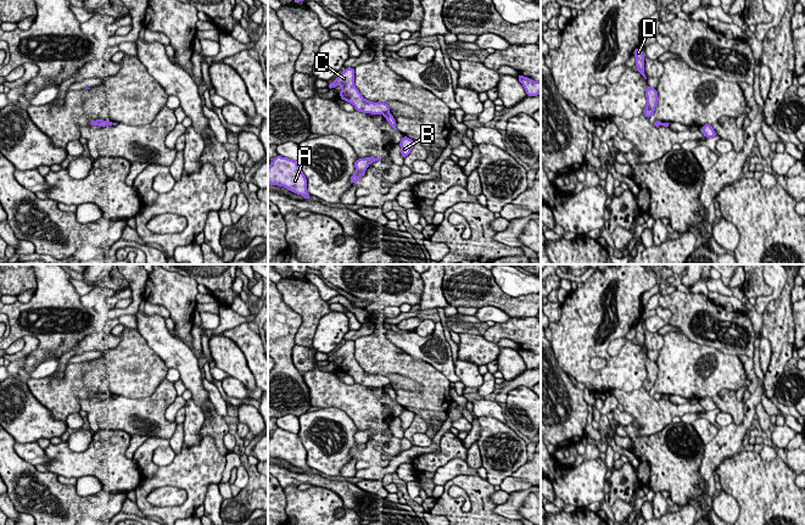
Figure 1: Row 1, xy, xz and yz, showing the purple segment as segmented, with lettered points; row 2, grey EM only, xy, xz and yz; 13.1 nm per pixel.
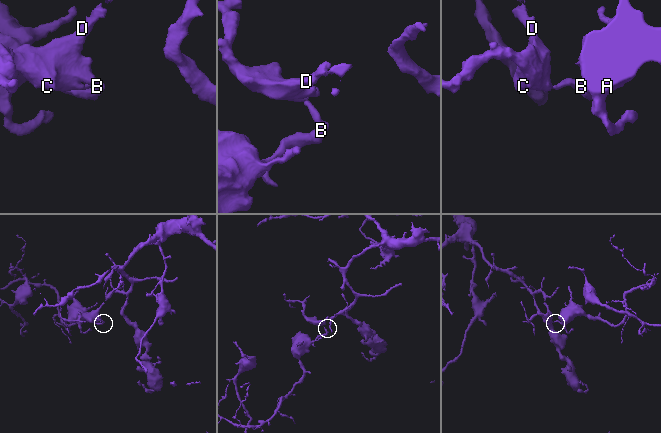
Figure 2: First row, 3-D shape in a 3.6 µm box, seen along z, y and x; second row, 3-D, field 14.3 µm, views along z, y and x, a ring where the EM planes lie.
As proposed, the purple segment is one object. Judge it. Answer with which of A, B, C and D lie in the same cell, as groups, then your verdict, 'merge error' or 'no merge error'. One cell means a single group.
A B / C D; merge error

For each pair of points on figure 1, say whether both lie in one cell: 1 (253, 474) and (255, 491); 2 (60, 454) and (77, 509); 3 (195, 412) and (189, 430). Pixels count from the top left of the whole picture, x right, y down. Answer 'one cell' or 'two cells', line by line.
1: one cell
2: two cells
3: one cell

